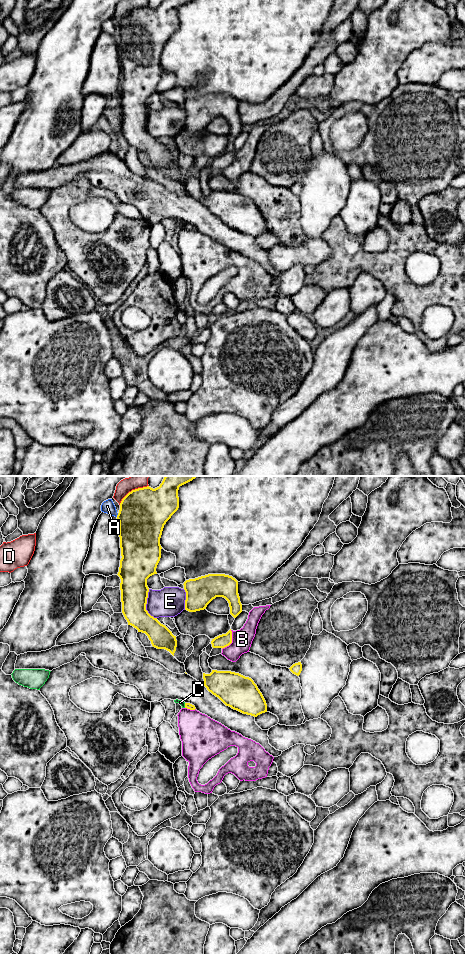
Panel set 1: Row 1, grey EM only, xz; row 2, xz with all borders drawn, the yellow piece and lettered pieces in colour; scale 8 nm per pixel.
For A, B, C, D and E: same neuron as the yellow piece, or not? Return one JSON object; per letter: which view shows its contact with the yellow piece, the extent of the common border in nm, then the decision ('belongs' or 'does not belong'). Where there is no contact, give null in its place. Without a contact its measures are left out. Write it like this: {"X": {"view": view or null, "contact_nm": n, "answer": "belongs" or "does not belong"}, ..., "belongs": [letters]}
{"A": {"view": "xz", "contact_nm": 40, "answer": "does not belong"}, "B": {"view": "xz", "contact_nm": 180, "answer": "does not belong"}, "C": {"view": "xz", "contact_nm": 40, "answer": "does not belong"}, "D": {"view": "xz", "contact_nm": 280, "answer": "does not belong"}, "E": {"view": "xz", "contact_nm": 240, "answer": "does not belong"}, "belongs": []}

